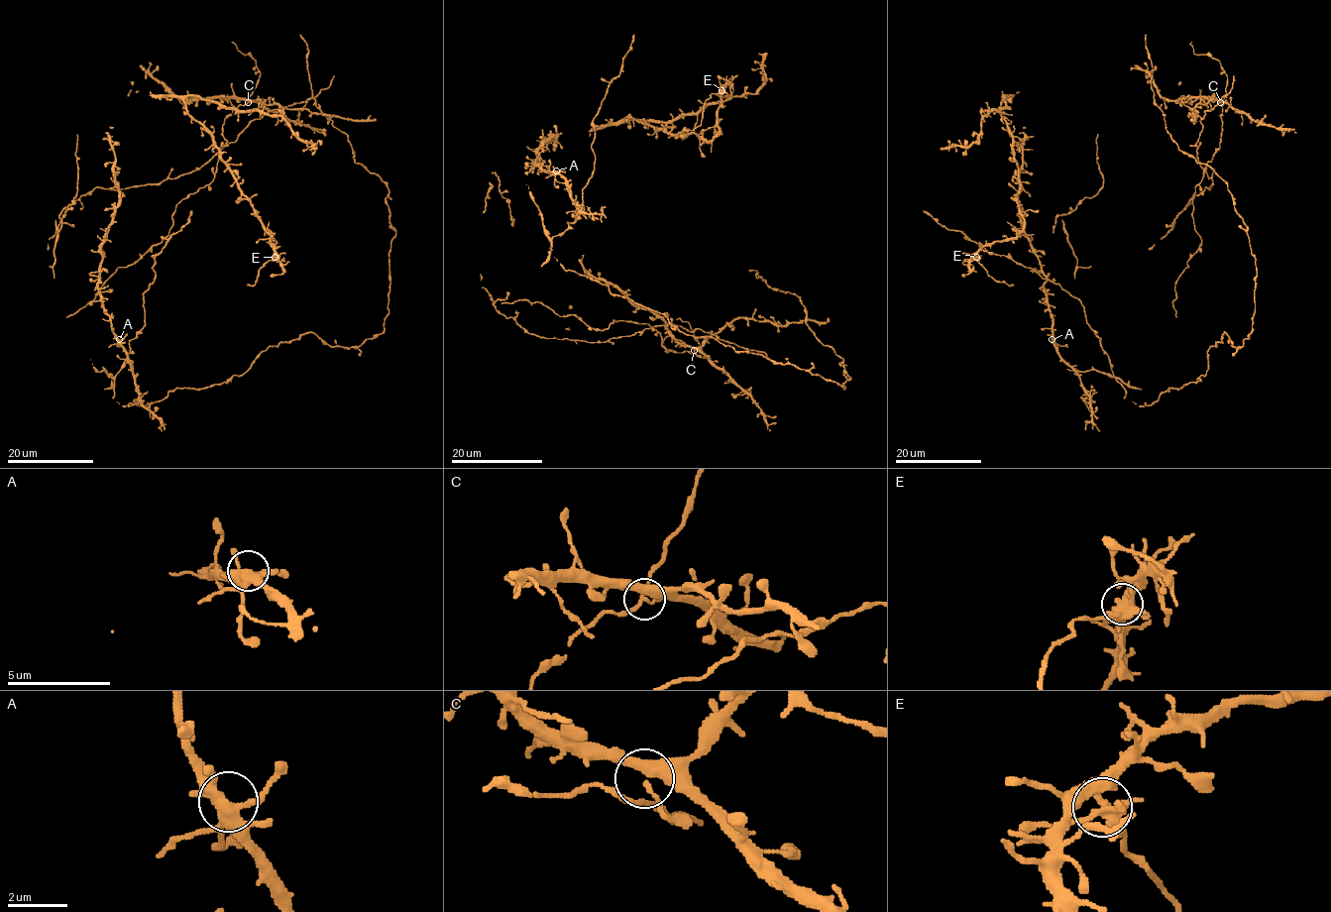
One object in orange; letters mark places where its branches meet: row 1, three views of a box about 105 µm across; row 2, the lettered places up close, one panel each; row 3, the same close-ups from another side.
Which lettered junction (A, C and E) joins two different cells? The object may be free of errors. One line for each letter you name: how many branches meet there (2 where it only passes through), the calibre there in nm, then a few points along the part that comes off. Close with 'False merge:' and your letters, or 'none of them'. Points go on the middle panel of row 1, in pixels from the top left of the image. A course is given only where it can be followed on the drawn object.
E: branches 7; calibre 320 nm; course (721, 90), (713, 93), (704, 104), (702, 123), (693, 131)
False merge: E

